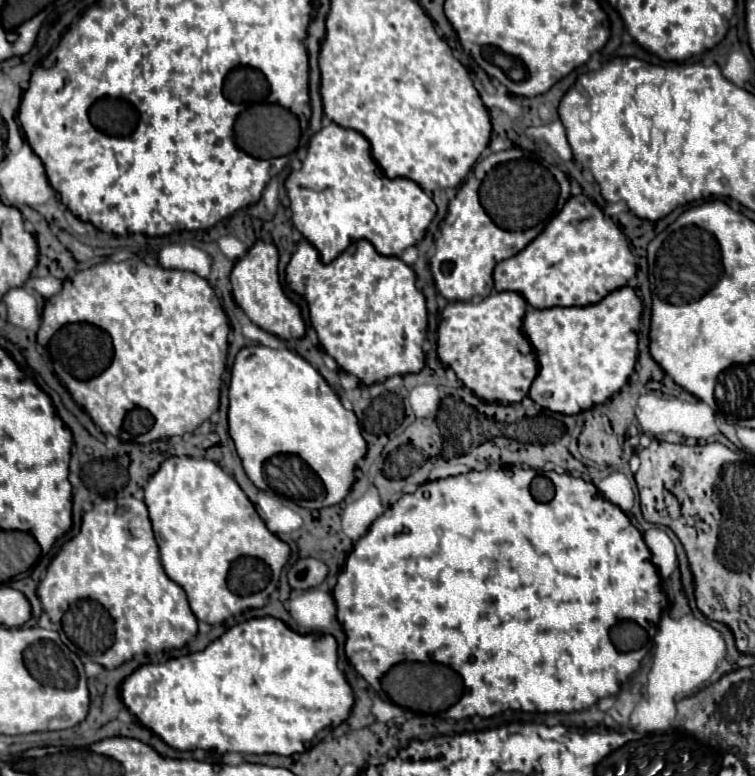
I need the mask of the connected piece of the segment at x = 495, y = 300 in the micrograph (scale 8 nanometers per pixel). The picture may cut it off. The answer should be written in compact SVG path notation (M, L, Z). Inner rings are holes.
M493 292L491 296L479 300L479 302L451 302L441 312L441 324L439 324L439 340L437 340L437 352L443 364L451 366L457 374L457 378L471 388L477 396L481 396L485 402L521 402L533 378L537 376L537 354L529 342L529 338L523 334L523 316L525 316L527 302L517 292Z

